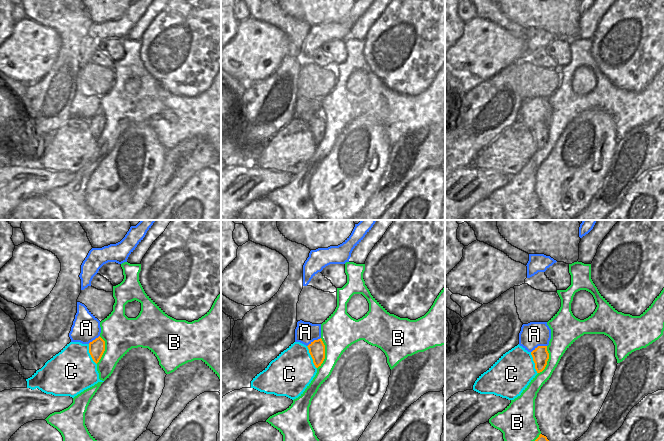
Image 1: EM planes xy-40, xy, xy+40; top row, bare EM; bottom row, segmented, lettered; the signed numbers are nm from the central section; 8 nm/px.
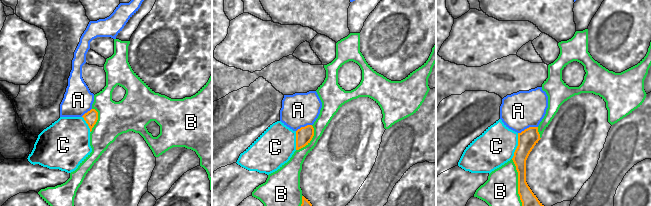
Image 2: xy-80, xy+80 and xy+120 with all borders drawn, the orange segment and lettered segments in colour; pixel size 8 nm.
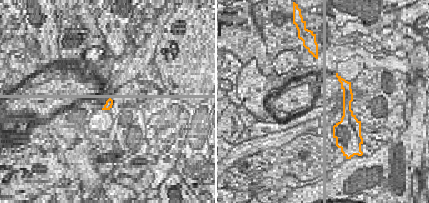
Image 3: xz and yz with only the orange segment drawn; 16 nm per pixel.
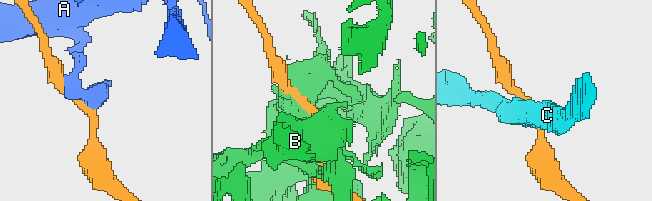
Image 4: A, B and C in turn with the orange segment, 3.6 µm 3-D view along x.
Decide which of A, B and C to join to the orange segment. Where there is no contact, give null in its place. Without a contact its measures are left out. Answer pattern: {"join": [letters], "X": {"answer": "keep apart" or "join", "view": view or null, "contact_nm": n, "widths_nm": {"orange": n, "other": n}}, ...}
{"join": [], "A": {"answer": "keep apart", "view": "xy+40", "contact_nm": 140, "widths_nm": {"orange": 130, "other": 200}}, "B": {"answer": "keep apart", "view": "xy", "contact_nm": 260, "widths_nm": {"orange": 130, "other": 280}}, "C": {"answer": "keep apart", "view": "xy", "contact_nm": 200, "widths_nm": {"orange": 130, "other": 340}}}

